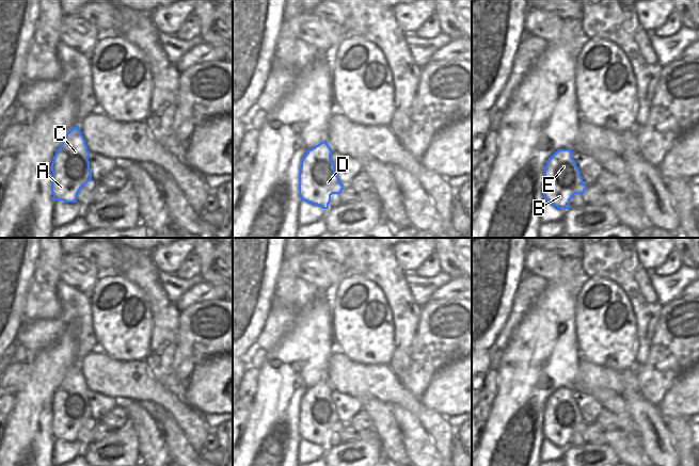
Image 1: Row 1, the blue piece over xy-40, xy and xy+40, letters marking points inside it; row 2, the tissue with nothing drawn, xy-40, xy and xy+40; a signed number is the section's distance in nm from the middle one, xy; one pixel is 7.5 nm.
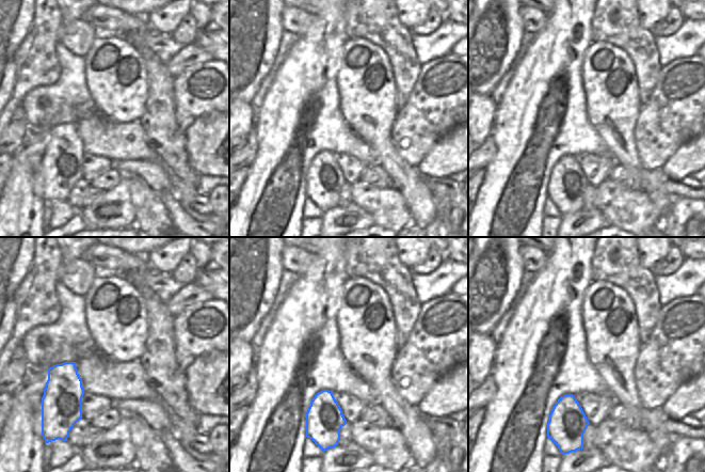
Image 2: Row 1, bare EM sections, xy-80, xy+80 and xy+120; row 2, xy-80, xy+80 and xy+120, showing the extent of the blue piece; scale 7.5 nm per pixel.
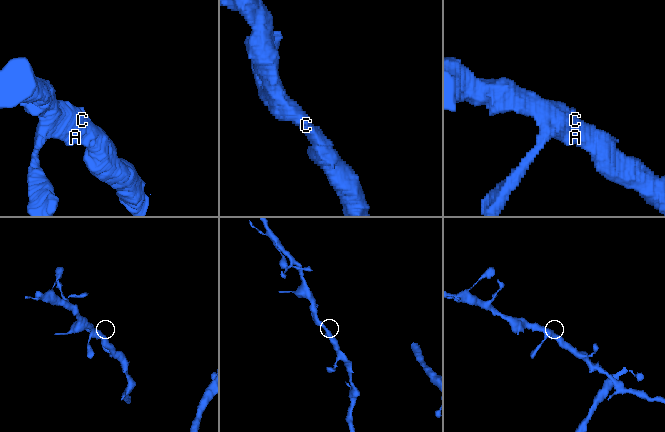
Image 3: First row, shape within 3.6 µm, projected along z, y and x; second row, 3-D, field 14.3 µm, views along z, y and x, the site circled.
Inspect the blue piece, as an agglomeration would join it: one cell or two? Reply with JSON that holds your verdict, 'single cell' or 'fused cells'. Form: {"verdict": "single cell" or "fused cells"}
{"verdict": "single cell"}

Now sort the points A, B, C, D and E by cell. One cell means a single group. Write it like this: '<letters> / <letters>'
A B C D E

